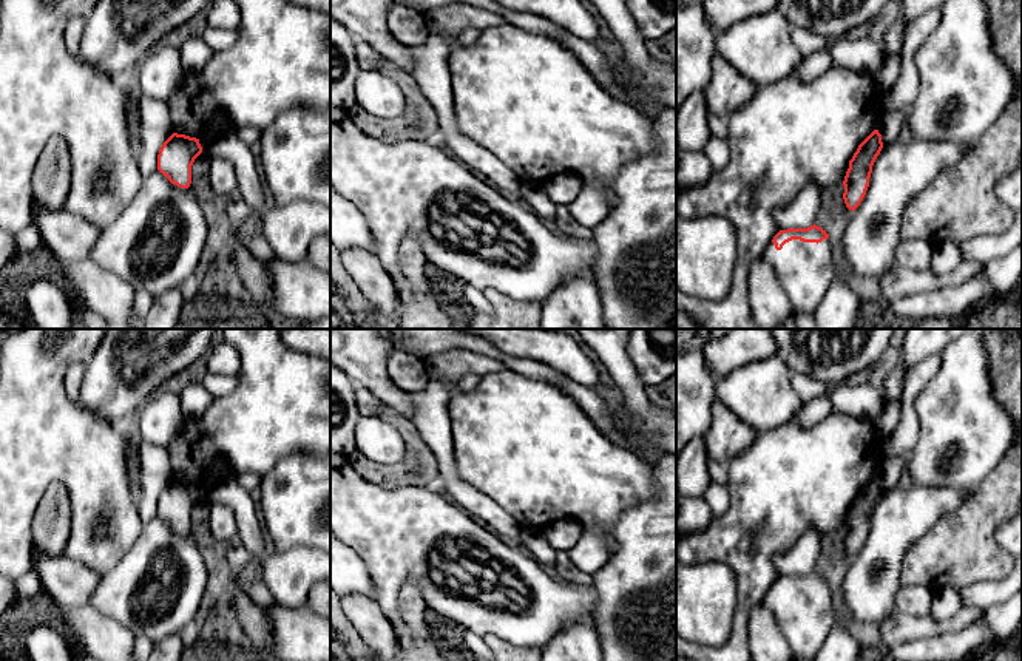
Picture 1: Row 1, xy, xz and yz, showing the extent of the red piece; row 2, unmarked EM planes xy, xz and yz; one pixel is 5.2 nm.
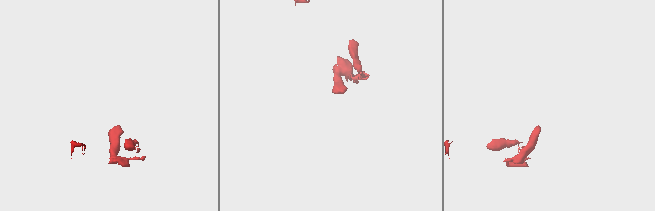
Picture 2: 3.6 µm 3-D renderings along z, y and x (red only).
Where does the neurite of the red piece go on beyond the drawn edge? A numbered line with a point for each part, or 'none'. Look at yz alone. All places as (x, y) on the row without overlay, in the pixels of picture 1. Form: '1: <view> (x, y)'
1: yz (805, 616)

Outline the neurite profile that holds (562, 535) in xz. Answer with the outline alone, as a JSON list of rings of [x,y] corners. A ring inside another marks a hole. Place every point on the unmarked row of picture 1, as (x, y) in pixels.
[[[567,519],[545,525],[540,533],[553,548],[556,548],[560,554],[567,554],[567,551],[580,539],[584,527],[576,520]]]

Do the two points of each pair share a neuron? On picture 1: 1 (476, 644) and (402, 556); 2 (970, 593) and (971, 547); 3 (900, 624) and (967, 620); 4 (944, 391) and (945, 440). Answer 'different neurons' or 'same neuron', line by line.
1: different neurons
2: different neurons
3: same neuron
4: same neuron

